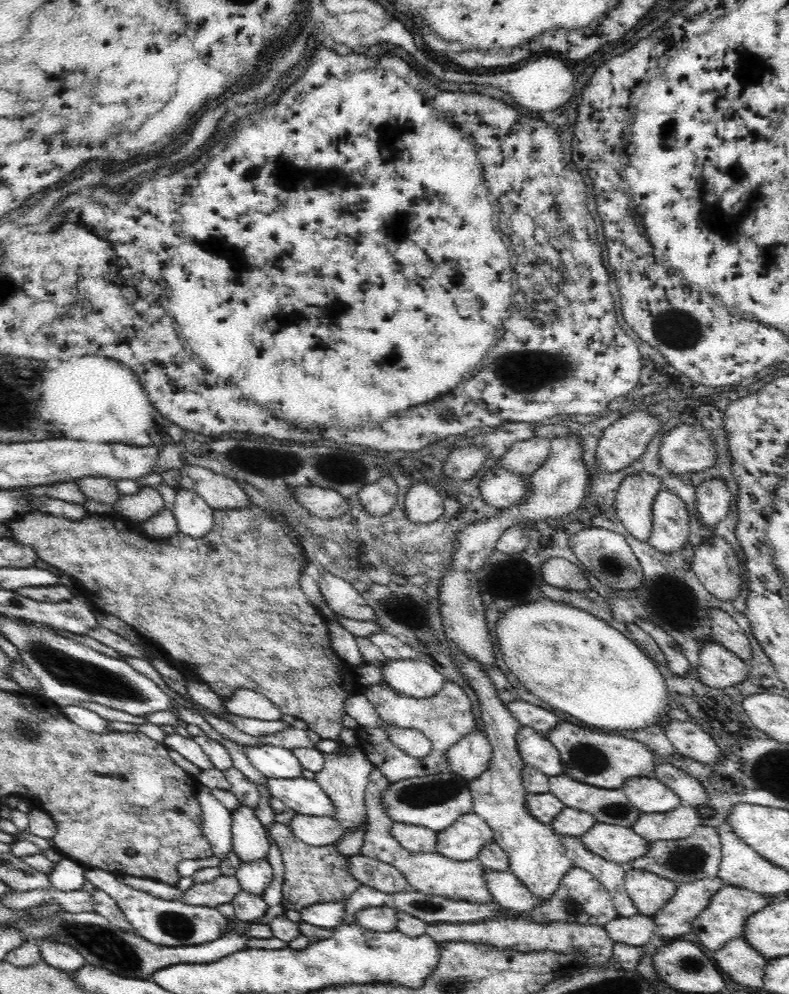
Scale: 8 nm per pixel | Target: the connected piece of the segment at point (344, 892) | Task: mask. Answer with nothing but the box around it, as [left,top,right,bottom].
[266,821,362,911]

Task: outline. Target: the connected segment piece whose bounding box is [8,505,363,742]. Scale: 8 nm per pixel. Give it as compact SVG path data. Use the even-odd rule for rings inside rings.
M252 505L252 508L246 508L246 510L214 510L213 522L214 527L203 538L191 538L178 532L175 536L161 542L152 542L144 534L128 530L126 518L110 515L102 516L90 513L80 522L75 522L64 517L34 511L8 522L8 524L12 535L14 535L14 541L31 546L36 551L37 558L71 576L77 582L77 586L80 586L80 594L97 611L124 620L126 624L136 630L140 638L156 645L166 660L175 667L185 667L187 664L187 667L192 669L193 666L196 666L199 680L207 684L219 698L230 698L233 692L239 688L255 690L269 698L283 715L295 716L300 720L305 720L309 729L320 735L320 739L340 742L340 732L345 728L342 725L342 716L347 713L345 700L348 700L350 695L356 695L363 691L363 688L357 680L354 666L342 660L330 646L329 634L324 634L324 638L320 638L320 634L314 632L314 630L318 630L314 626L326 626L327 622L322 620L322 615L318 614L318 610L308 601L299 585L300 570L304 564L303 550L293 544L280 522L277 522L272 515L268 515L267 512L263 512L255 505Z

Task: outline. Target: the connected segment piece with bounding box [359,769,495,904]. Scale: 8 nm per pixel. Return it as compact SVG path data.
M378 769L370 773L365 790L366 832L359 854L396 867L405 876L412 889L424 894L472 904L494 903L495 899L485 881L486 868L477 859L452 860L438 853L412 852L397 843L391 831L395 822L381 803L383 801L381 796L390 785L391 782L388 782Z

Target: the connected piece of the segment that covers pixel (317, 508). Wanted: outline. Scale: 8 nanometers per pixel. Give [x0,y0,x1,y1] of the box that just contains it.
[294,486,349,519]

